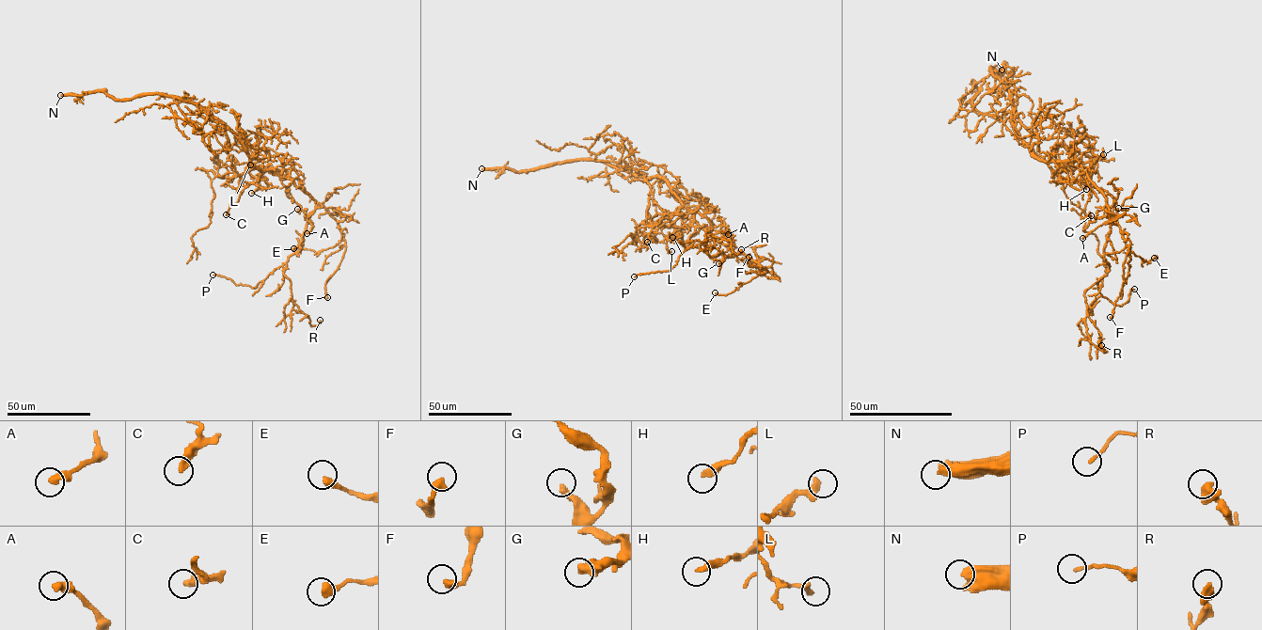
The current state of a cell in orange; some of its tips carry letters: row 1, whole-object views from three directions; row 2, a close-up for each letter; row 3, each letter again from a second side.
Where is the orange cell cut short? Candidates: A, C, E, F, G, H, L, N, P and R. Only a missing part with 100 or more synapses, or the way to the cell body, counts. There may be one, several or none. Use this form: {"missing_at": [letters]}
{"missing_at": ["N"]}

